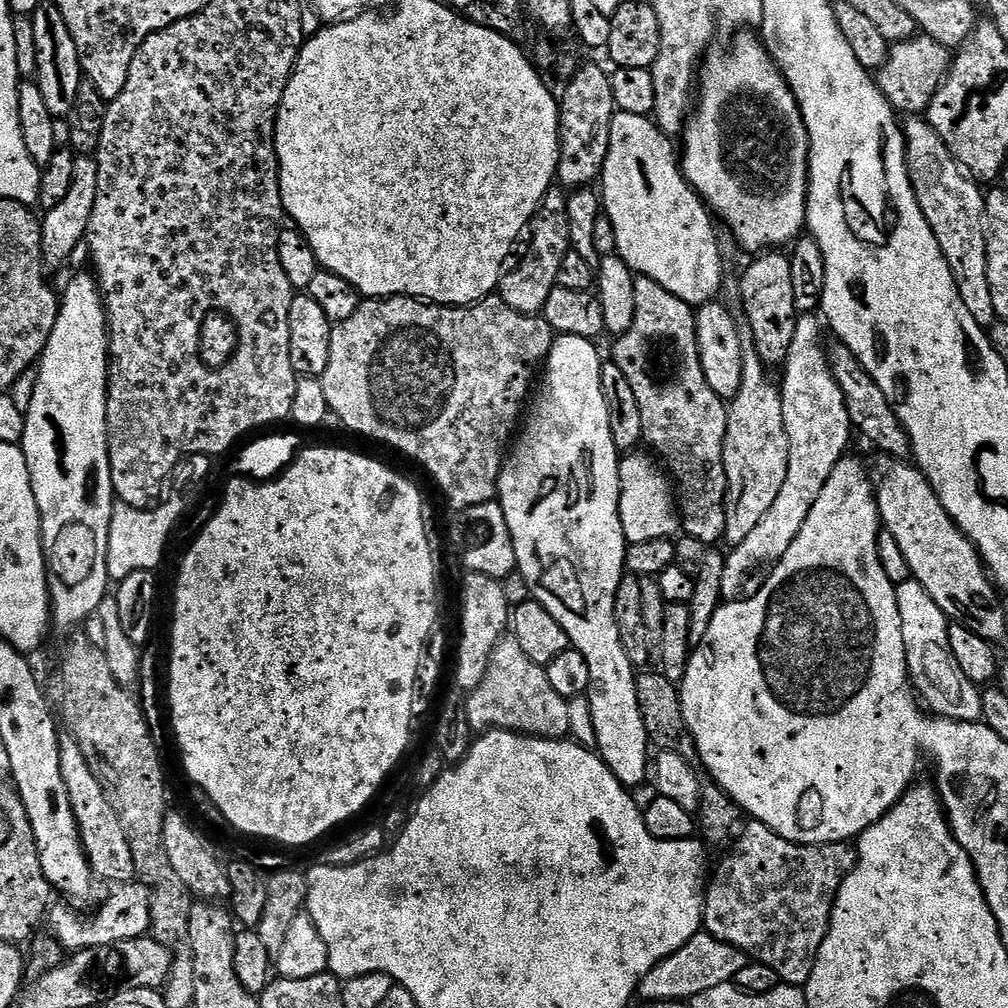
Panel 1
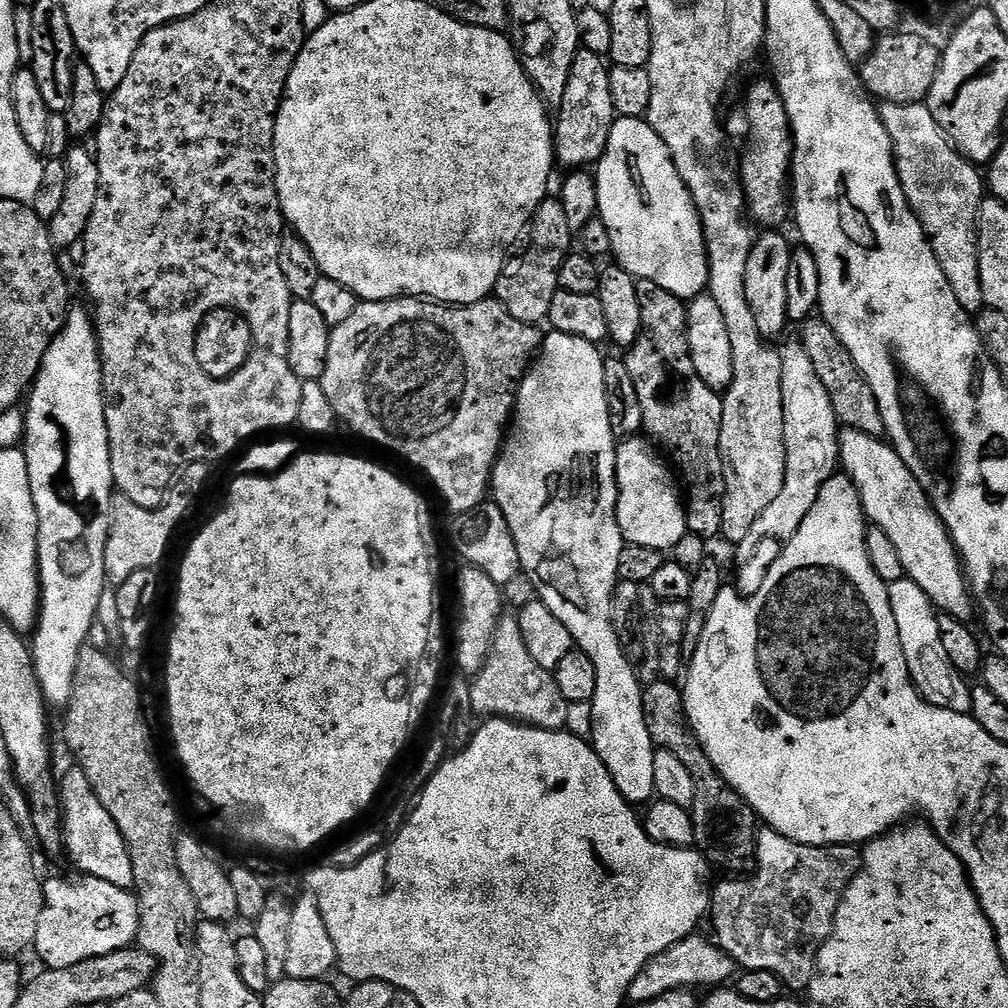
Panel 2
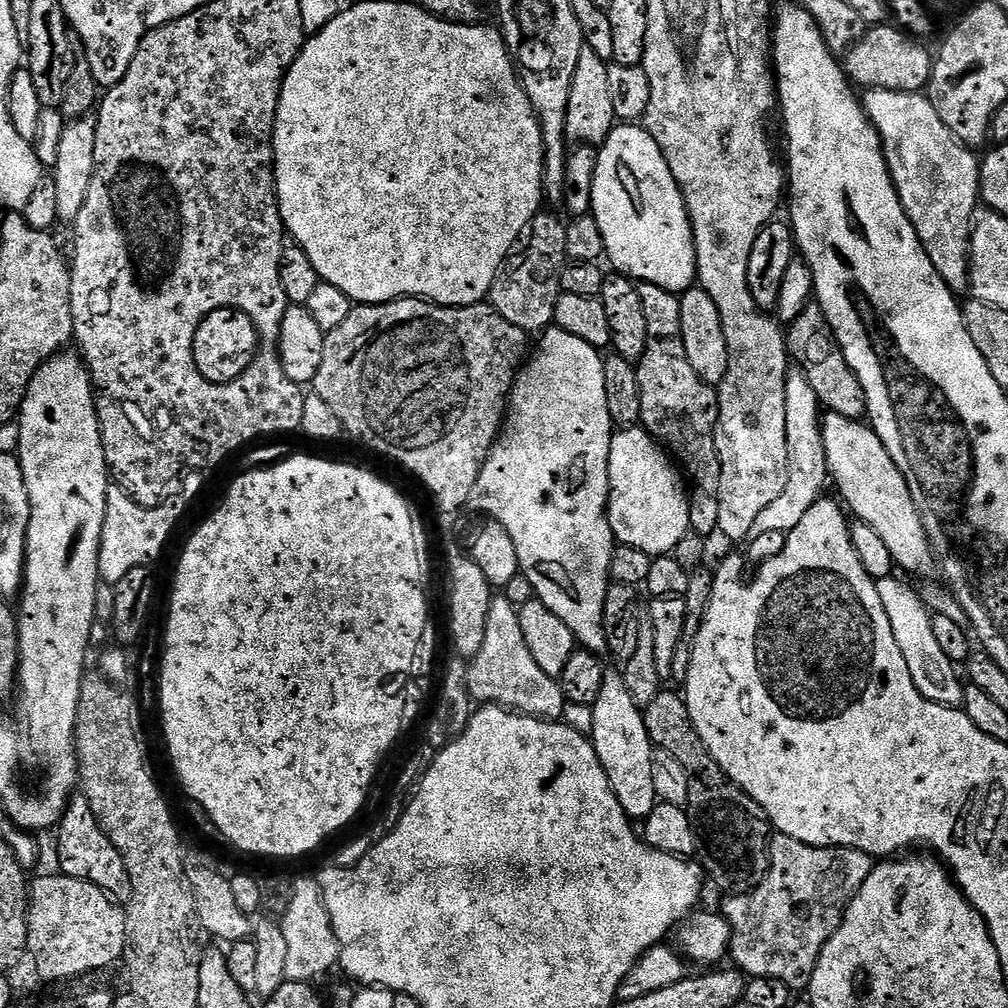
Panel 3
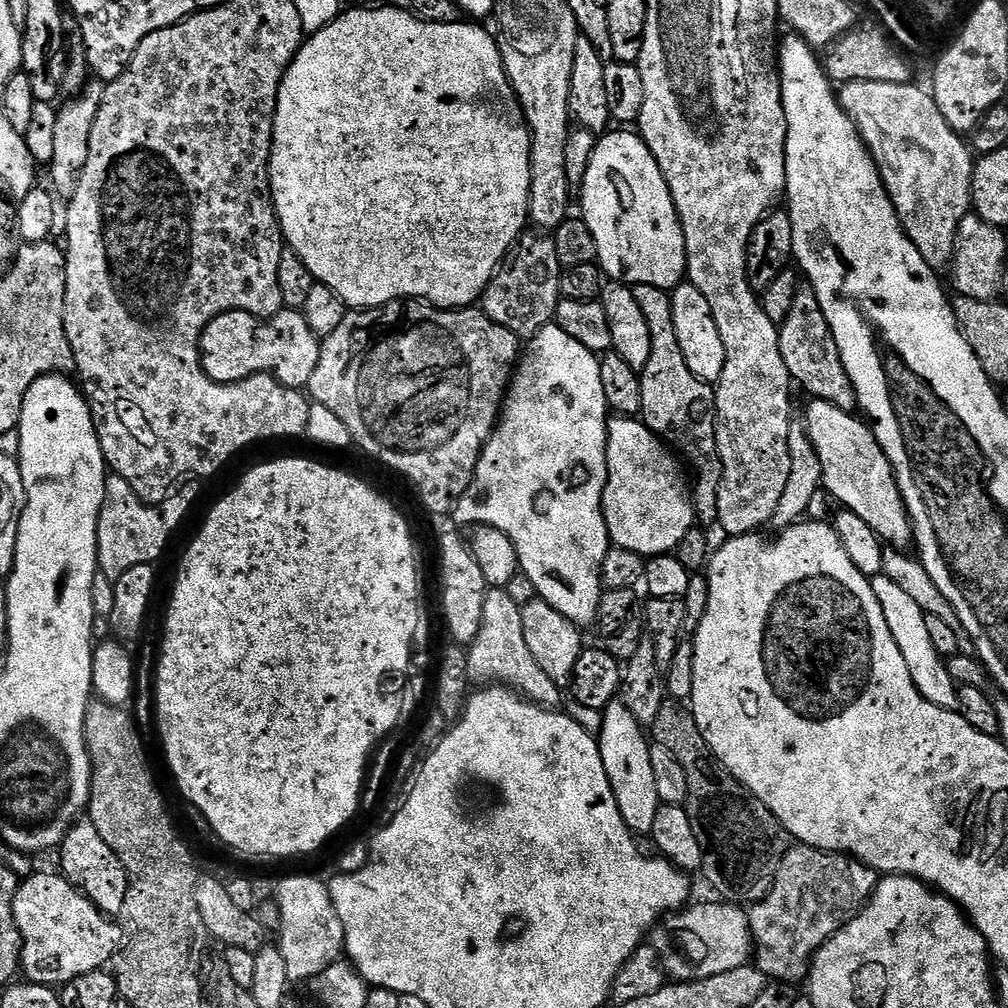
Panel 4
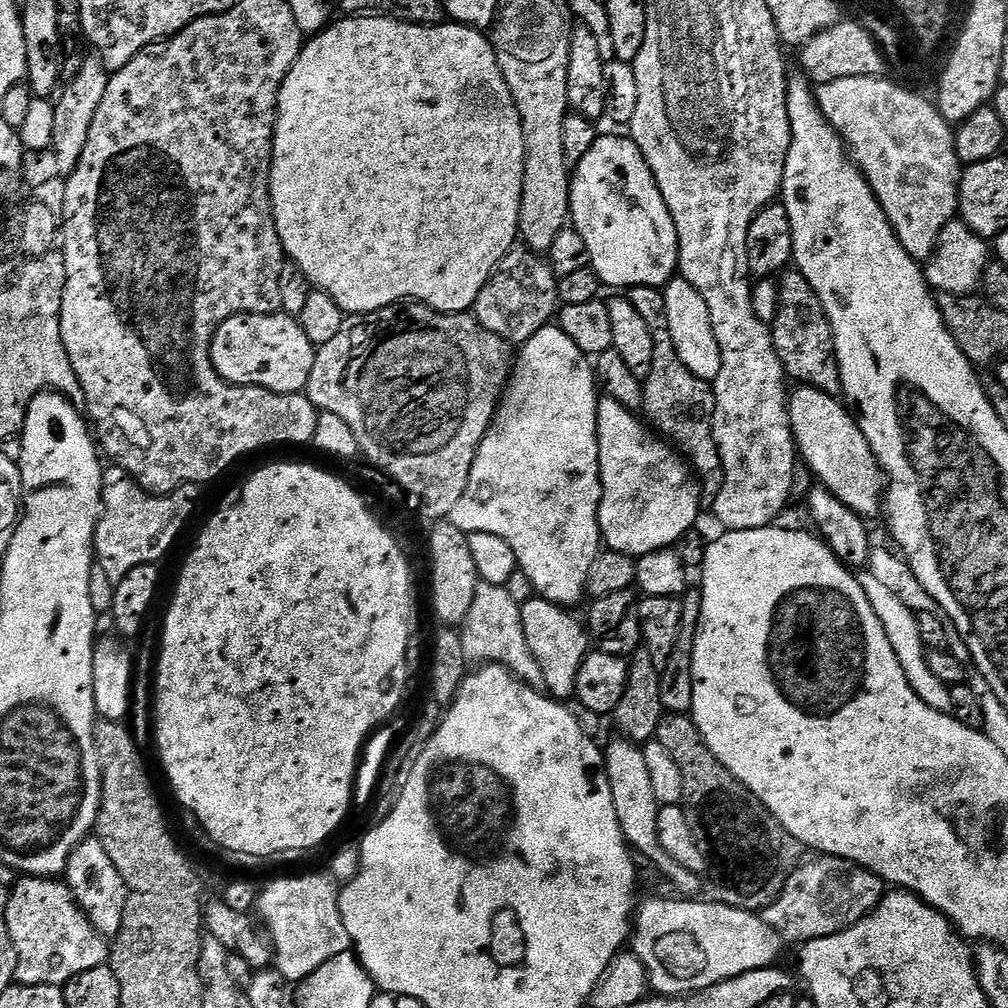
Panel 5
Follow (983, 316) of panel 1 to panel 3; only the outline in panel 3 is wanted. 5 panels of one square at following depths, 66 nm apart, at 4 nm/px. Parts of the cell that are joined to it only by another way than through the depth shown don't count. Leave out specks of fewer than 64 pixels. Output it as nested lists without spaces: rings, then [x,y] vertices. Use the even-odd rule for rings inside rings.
[[[869,88],[863,93],[862,103],[868,121],[880,136],[890,178],[898,190],[902,210],[906,210],[922,242],[922,250],[930,254],[934,270],[942,274],[942,282],[946,282],[950,291],[967,293],[972,215],[981,203],[977,153],[963,144],[942,118],[938,118],[938,110],[934,110],[927,95]]]

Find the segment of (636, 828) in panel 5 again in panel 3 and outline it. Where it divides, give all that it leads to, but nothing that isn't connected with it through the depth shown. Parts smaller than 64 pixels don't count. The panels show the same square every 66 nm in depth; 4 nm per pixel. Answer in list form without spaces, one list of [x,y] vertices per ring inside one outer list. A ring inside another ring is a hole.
[[[609,671],[605,675],[602,690],[590,707],[590,739],[602,762],[602,770],[606,770],[606,778],[629,820],[643,822],[658,802],[652,769],[654,745],[646,730],[643,711],[634,702],[634,698],[630,698],[630,690],[619,671]]]

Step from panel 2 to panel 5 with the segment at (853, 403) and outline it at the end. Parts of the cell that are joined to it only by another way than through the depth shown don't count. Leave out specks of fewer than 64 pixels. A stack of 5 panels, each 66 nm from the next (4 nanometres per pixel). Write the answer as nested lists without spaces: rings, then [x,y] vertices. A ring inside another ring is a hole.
[[[788,270],[779,277],[778,287],[780,295],[780,308],[777,318],[770,325],[774,350],[778,350],[778,358],[782,362],[785,373],[792,376],[801,385],[817,388],[826,394],[839,397],[840,367],[834,346],[834,334],[828,321],[826,310],[818,298],[818,294],[810,286],[810,282],[799,270]],[[792,296],[804,296],[804,304],[796,304]]]

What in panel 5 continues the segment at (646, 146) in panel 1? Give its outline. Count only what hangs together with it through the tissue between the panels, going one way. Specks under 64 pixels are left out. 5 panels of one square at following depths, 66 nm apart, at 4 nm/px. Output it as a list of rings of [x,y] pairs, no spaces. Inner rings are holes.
[[[601,135],[594,142],[594,146],[590,146],[590,150],[582,158],[582,162],[575,165],[570,179],[572,181],[572,211],[570,213],[570,224],[571,227],[576,228],[578,234],[582,234],[582,238],[585,239],[586,250],[590,250],[590,258],[592,259],[590,267],[598,274],[601,285],[608,287],[609,284],[610,287],[616,288],[612,290],[631,290],[638,286],[650,286],[651,288],[663,289],[664,285],[677,275],[680,267],[680,243],[678,242],[678,230],[674,226],[674,218],[670,218],[670,210],[658,190],[654,174],[646,162],[646,158],[642,158],[642,150],[631,143],[627,135]]]

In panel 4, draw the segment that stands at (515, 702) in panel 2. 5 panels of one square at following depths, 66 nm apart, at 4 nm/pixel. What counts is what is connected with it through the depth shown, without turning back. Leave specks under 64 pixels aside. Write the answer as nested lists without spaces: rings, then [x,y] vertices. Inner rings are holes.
[[[489,588],[486,602],[482,605],[482,626],[478,638],[467,645],[468,679],[480,686],[503,686],[511,688],[523,699],[542,708],[556,710],[560,705],[561,685],[553,682],[538,666],[534,654],[526,646],[522,634],[522,610],[518,602],[510,599],[507,588]]]

